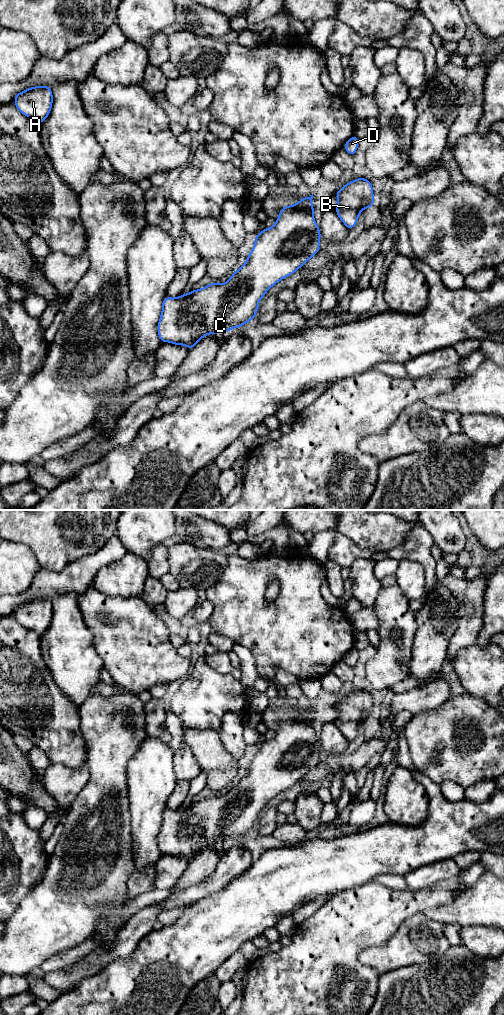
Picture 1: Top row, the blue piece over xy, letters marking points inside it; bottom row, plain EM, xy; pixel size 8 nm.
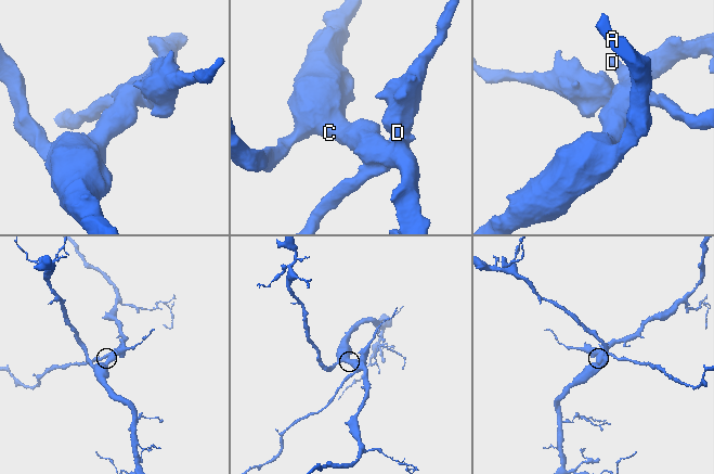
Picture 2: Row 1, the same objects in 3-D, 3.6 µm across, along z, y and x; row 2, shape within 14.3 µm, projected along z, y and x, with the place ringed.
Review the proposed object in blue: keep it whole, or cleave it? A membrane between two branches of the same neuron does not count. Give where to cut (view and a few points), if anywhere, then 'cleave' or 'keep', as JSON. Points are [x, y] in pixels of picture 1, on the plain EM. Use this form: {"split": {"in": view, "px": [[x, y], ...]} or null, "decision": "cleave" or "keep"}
{"split": {"in": "xy", "px": [[373, 711], [364, 720]]}, "decision": "cleave"}

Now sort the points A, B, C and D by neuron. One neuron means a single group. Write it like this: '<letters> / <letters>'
A C D / B

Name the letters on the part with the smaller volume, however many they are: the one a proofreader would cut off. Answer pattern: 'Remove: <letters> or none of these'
Remove: B

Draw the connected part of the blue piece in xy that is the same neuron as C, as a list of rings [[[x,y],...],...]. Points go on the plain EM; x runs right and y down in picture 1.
[[[313,706],[305,708],[294,717],[283,719],[276,735],[272,739],[260,743],[260,746],[254,749],[254,759],[243,778],[235,782],[225,795],[212,794],[201,801],[193,801],[191,804],[175,810],[166,808],[162,814],[162,824],[157,838],[161,854],[184,857],[190,862],[206,847],[229,844],[233,840],[242,839],[254,831],[259,820],[259,813],[266,804],[280,792],[296,784],[320,762],[321,744],[314,731],[313,723],[315,720],[312,711]]]

